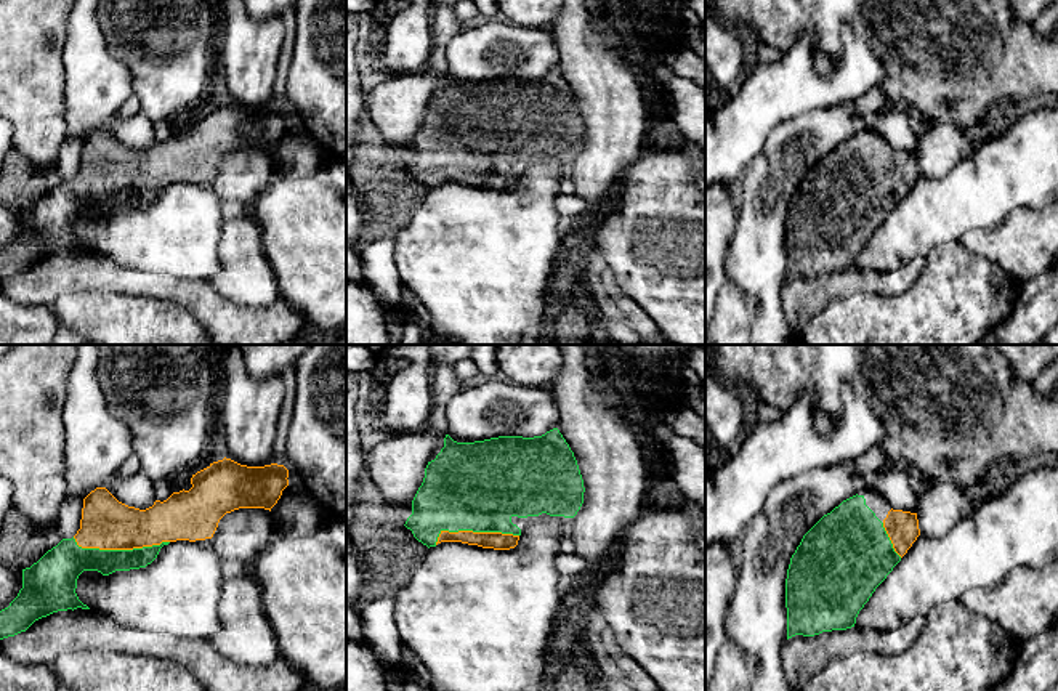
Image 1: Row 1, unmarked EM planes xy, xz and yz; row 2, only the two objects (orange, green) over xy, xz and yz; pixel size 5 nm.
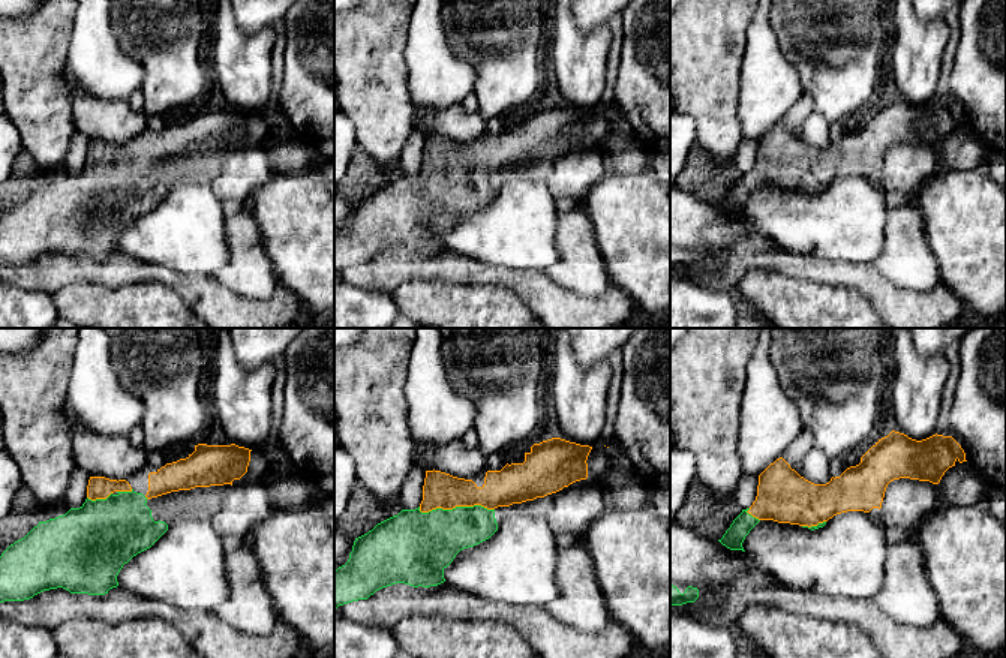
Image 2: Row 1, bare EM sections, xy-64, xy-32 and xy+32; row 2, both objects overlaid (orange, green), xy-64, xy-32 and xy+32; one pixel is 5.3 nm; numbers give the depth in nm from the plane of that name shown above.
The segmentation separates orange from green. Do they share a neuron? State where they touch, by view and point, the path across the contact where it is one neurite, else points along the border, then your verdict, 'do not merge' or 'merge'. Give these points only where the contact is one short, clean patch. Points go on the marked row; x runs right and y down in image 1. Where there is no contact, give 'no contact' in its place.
xy (121, 549) | merge

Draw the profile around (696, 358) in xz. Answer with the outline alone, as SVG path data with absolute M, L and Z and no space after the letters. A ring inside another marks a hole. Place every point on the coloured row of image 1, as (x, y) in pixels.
M705 345L684 353L680 359L697 374L699 383L705 388Z

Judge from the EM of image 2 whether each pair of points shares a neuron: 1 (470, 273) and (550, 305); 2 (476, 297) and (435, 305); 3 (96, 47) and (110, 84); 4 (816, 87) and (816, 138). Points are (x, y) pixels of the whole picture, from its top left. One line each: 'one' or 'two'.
1: one
2: one
3: one
4: two

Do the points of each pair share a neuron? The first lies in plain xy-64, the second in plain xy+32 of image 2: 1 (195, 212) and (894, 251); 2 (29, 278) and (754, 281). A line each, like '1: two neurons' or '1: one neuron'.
1: two neurons
2: two neurons

